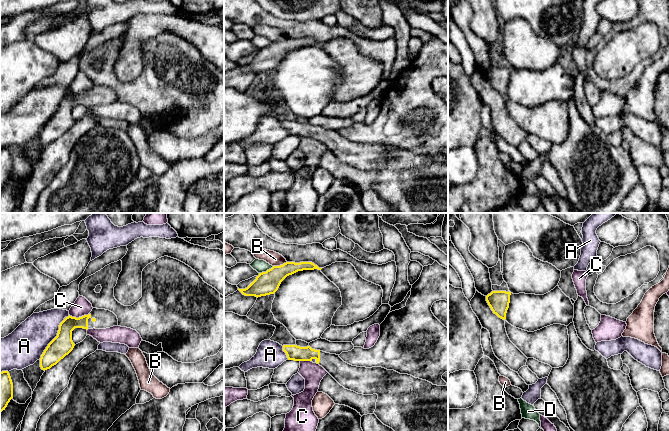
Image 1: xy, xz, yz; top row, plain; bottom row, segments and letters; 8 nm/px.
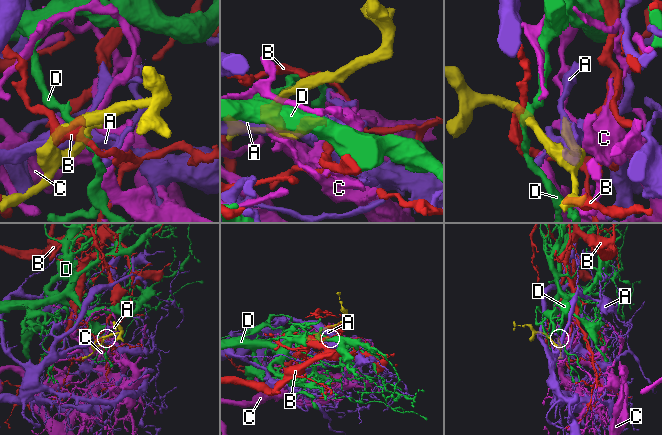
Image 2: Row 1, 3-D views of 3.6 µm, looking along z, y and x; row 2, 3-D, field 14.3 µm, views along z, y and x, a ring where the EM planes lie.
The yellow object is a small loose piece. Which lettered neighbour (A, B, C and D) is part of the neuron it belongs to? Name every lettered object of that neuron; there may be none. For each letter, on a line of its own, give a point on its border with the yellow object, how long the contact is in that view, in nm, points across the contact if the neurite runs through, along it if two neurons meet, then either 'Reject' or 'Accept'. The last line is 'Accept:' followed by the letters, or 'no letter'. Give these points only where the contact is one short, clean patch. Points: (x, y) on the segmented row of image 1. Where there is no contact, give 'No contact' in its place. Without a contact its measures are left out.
A: Touches yellow at xy (53, 339). Shared border 380 nm. Reject
B: Touches yellow at xz (280, 265). Shared border 120 nm. Reject
C: Touches yellow at xy (79, 317). Shared border 170 nm. Reject
D: Touches yellow at xz (267, 270). Shared border 130 nm. Boundary: xz (273, 266), (259, 273). Reject
Accept: no letter

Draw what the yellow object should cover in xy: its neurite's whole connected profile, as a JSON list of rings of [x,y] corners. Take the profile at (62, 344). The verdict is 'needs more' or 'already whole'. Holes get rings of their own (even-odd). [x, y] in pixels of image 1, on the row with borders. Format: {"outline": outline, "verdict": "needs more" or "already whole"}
{"outline": [[[93,308],[88,315],[76,318],[66,317],[59,325],[57,336],[48,344],[40,358],[42,370],[50,369],[74,348],[72,331],[75,328],[106,329],[118,325],[117,316],[105,309]]], "verdict": "needs more"}

